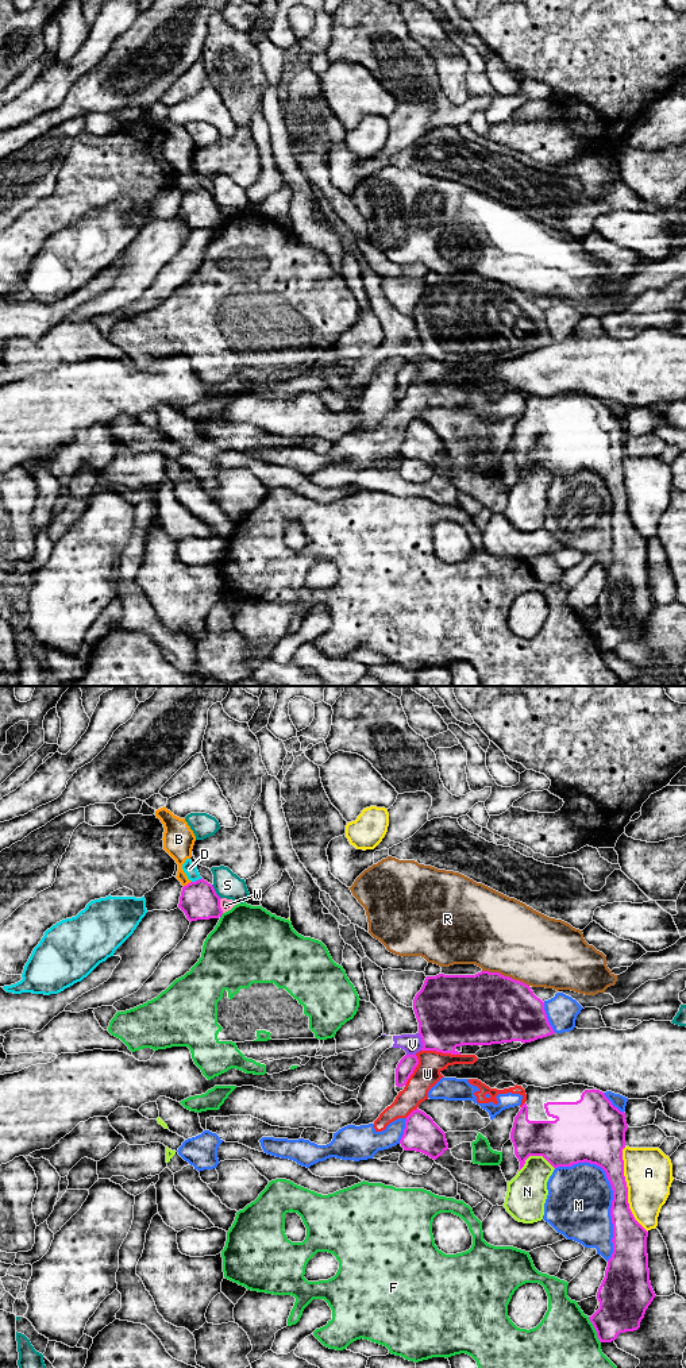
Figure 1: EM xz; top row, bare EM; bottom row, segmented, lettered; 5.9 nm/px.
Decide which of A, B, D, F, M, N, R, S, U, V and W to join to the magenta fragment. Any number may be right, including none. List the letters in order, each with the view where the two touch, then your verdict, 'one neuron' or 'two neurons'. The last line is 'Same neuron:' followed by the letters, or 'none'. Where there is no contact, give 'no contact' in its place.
A: xz | two neurons
B: xz | two neurons
D: xz | two neurons
F: xz | two neurons
M: xz | two neurons
N: xz | two neurons
R: xz | two neurons
S: xz | two neurons
U: xz | two neurons
V: xz | two neurons
W: xz | two neurons
Same neuron: none

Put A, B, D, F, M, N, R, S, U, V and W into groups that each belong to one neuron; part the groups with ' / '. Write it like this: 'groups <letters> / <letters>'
groups A / B D / F / M U V / N / R / S / W

